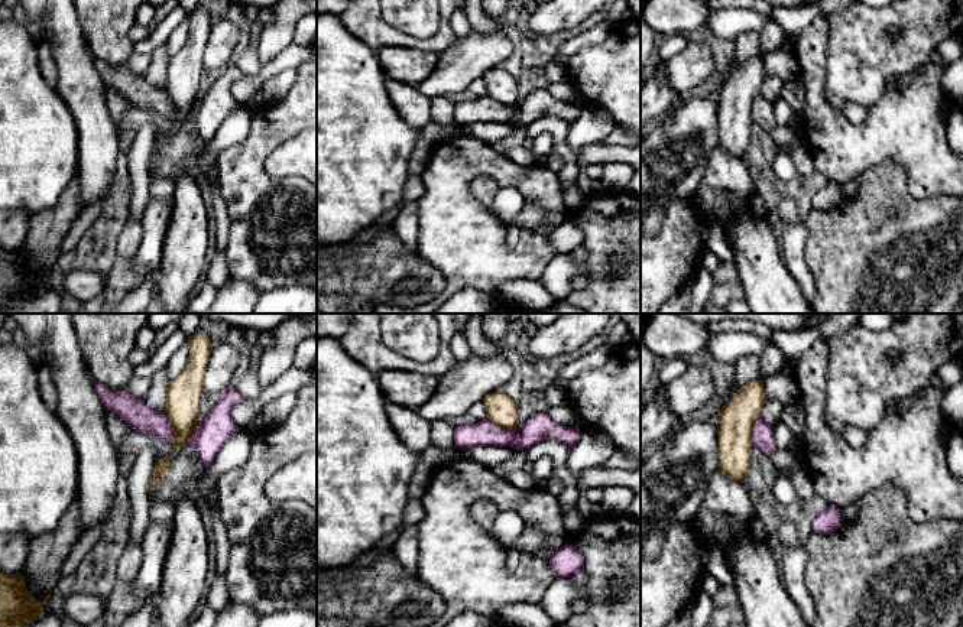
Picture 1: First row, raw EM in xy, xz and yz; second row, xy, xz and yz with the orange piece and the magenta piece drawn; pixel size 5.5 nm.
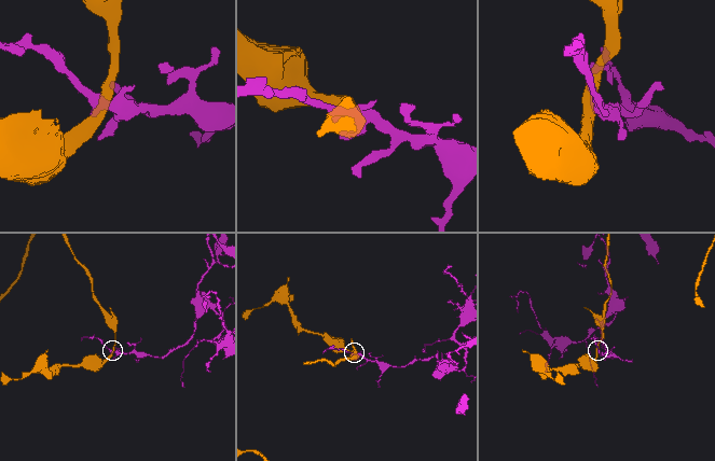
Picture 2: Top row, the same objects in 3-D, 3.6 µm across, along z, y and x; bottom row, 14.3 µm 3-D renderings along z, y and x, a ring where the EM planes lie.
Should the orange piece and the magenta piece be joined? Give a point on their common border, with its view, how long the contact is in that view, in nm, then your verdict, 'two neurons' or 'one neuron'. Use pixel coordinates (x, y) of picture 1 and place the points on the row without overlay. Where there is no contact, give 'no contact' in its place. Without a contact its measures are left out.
meets orange in xy at (172, 104); contact 190 nm long; two neurons

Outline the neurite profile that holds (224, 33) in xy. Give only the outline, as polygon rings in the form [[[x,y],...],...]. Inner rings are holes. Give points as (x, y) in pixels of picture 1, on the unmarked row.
[[[224,17],[211,26],[204,51],[204,69],[223,71],[231,64],[233,51],[240,38],[241,25]]]

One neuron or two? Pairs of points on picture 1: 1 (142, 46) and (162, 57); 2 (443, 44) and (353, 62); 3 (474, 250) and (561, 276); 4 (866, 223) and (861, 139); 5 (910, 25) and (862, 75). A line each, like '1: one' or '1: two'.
1: two
2: two
3: two
4: two
5: one

